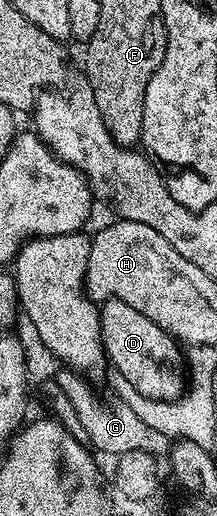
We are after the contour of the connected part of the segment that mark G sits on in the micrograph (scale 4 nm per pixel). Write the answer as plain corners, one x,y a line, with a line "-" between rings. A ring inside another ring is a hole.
59,367
55,373
55,383
54,386
71,401
83,429
87,430
88,444
94,450
99,449
111,454
112,457
118,457
131,450
145,451
154,457
166,456
170,452
171,439
168,436
146,425
122,400
113,399
111,403
101,401
90,386
92,384
82,374
66,367

